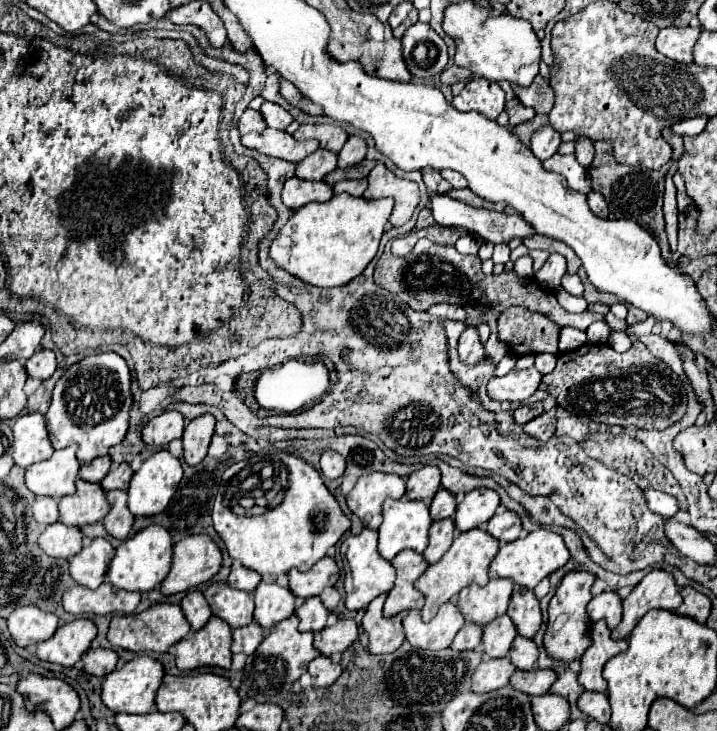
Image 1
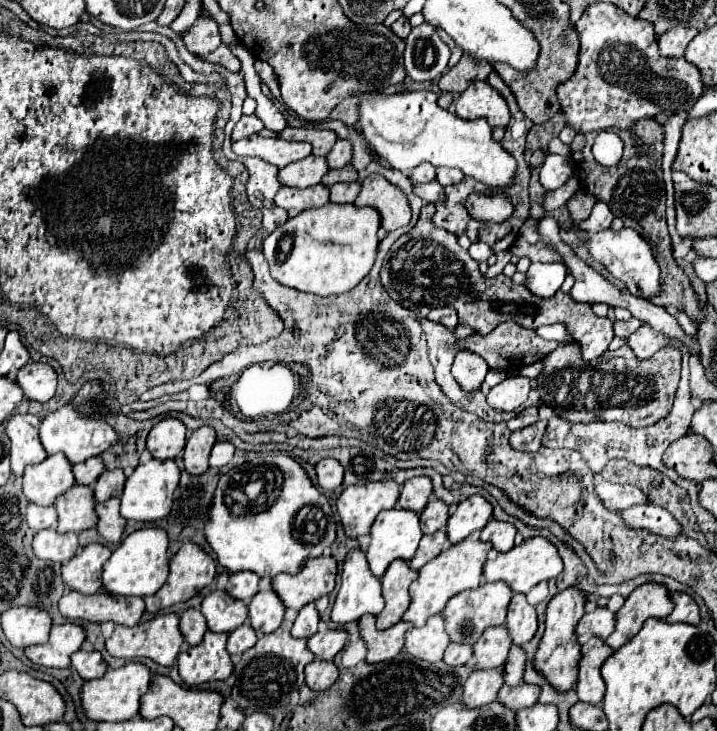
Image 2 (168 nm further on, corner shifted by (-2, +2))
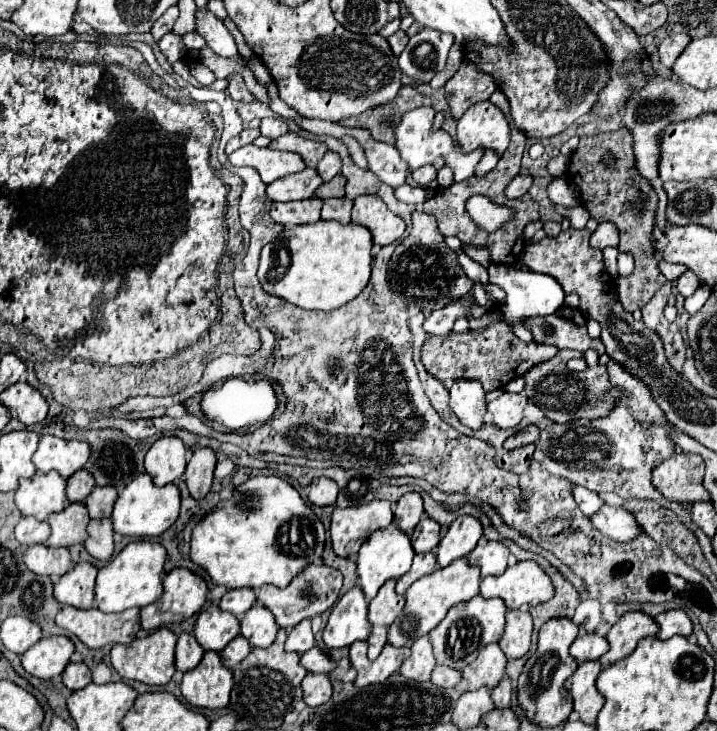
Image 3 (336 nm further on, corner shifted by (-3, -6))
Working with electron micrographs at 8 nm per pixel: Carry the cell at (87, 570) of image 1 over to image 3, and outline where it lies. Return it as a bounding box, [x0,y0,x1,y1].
[53,562,97,610]

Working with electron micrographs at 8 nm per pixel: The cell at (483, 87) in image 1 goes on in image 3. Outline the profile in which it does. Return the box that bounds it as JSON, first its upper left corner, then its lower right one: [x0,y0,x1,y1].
[457,102,509,156]

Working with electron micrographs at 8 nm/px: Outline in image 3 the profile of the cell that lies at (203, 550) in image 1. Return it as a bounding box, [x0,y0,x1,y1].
[139,568,207,630]

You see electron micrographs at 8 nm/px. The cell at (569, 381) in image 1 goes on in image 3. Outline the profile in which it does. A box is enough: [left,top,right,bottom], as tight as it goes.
[525,350,617,424]

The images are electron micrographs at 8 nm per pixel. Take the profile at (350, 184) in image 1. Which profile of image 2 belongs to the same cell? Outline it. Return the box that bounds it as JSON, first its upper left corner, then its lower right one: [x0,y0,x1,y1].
[330,182,360,202]

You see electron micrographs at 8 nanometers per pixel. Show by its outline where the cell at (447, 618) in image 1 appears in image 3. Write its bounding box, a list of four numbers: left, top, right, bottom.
[399,636,435,682]

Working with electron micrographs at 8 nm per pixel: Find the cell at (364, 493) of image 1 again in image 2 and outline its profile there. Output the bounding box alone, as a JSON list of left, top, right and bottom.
[338,480,400,538]

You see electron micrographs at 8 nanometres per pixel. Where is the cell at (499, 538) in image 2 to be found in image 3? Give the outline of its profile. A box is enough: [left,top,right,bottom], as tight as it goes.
[467,538,509,576]

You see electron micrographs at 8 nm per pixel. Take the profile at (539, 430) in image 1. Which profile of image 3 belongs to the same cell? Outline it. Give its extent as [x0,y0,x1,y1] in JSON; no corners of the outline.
[495,444,535,474]

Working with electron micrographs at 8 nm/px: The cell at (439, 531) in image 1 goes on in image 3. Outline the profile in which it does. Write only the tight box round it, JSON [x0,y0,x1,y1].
[395,552,437,596]

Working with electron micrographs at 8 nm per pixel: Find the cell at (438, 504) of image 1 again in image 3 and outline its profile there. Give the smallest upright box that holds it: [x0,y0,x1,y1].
[411,516,441,554]

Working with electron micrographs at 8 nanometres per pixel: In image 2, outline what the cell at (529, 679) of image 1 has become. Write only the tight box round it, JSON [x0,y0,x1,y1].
[498,682,540,710]

